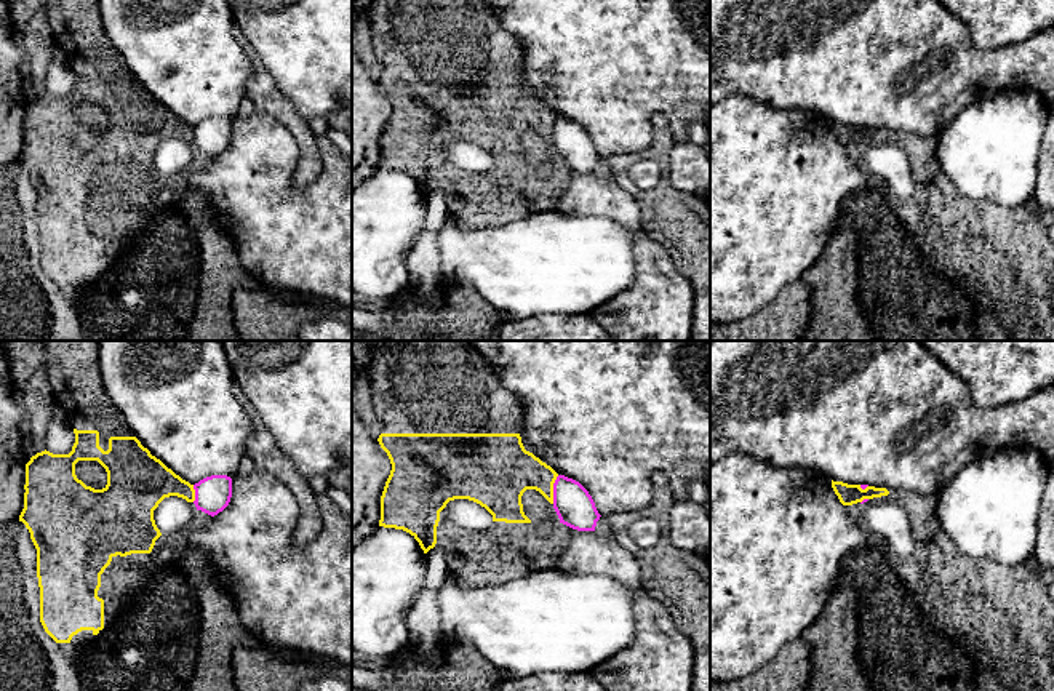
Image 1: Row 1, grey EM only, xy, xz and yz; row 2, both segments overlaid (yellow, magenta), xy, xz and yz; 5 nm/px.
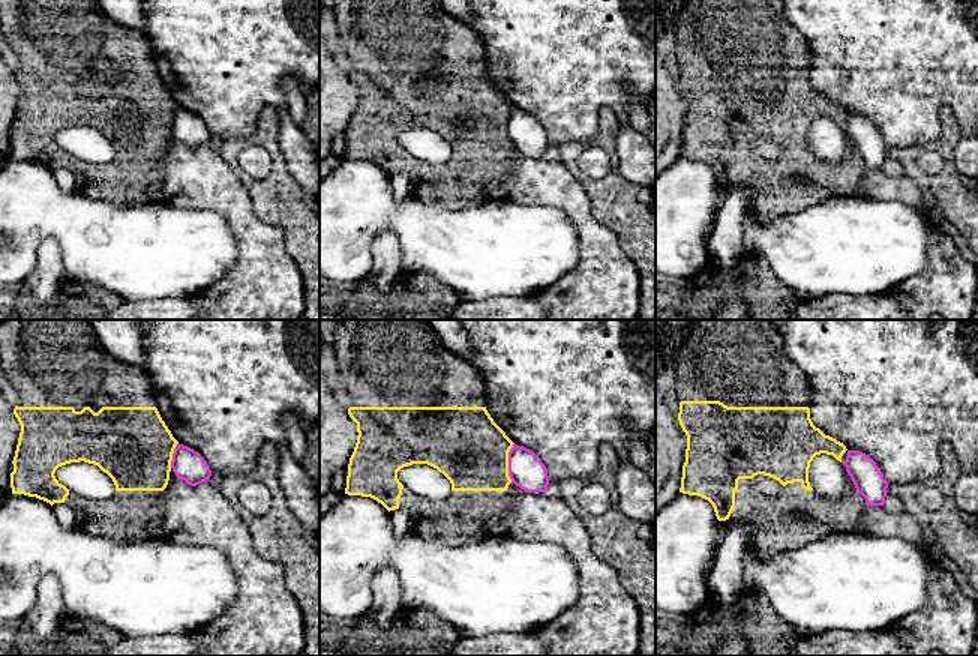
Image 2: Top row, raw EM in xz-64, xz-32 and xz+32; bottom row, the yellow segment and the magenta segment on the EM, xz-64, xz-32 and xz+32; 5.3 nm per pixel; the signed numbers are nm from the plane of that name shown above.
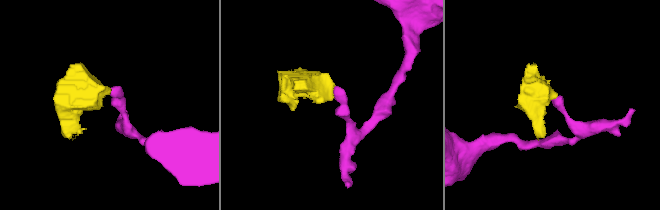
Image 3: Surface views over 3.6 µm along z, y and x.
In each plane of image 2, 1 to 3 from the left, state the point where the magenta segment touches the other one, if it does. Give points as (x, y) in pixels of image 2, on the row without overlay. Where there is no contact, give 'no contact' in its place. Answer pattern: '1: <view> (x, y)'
1: xz-64 (171, 120)
2: xz-32 (507, 126)
3: no contact

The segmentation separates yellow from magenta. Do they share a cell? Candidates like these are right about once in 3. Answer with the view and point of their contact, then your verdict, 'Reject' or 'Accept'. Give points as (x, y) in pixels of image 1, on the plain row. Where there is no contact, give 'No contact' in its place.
Touches yellow at xz (552, 131). Reject

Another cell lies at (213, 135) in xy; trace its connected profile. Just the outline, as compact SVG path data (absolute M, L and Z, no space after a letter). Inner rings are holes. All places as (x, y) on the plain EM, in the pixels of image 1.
M211 117L194 126L195 149L211 158L222 154L232 139L232 120L227 117Z

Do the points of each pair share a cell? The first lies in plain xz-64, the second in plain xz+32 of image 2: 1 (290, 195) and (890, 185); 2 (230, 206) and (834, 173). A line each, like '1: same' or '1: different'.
1: different
2: different

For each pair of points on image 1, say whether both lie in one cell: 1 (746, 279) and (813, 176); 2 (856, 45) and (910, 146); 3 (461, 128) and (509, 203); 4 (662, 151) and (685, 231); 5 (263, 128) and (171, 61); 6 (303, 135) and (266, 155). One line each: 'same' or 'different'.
1: same
2: different
3: same
4: same
5: different
6: different

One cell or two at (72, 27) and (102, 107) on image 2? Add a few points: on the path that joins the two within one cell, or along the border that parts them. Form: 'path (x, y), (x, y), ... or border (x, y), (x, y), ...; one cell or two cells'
path (72, 47), (72, 59), (98, 87); one cell

